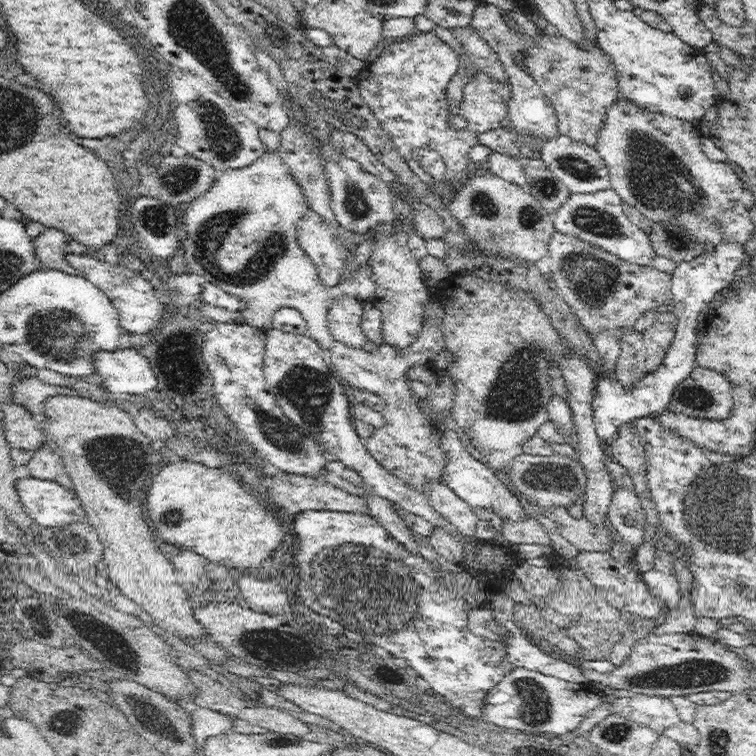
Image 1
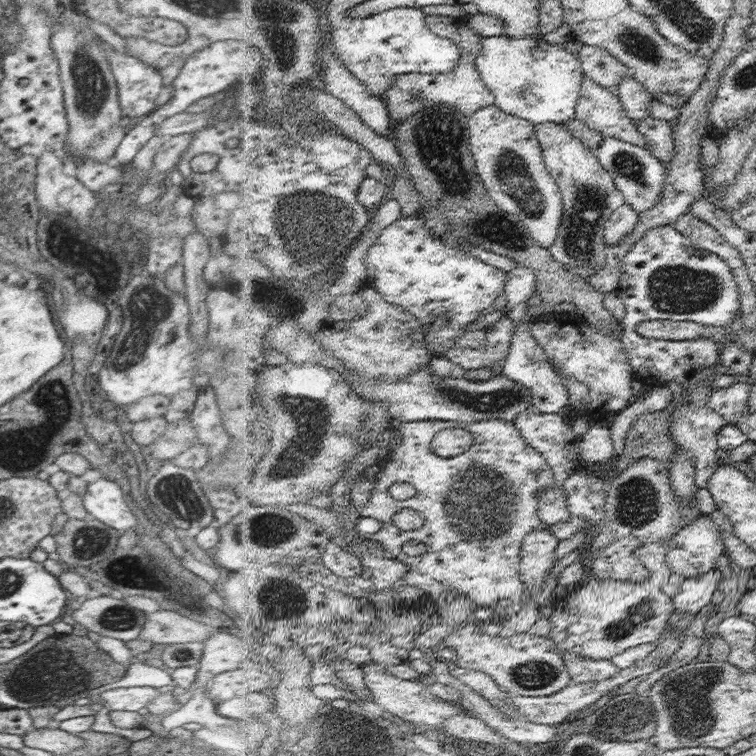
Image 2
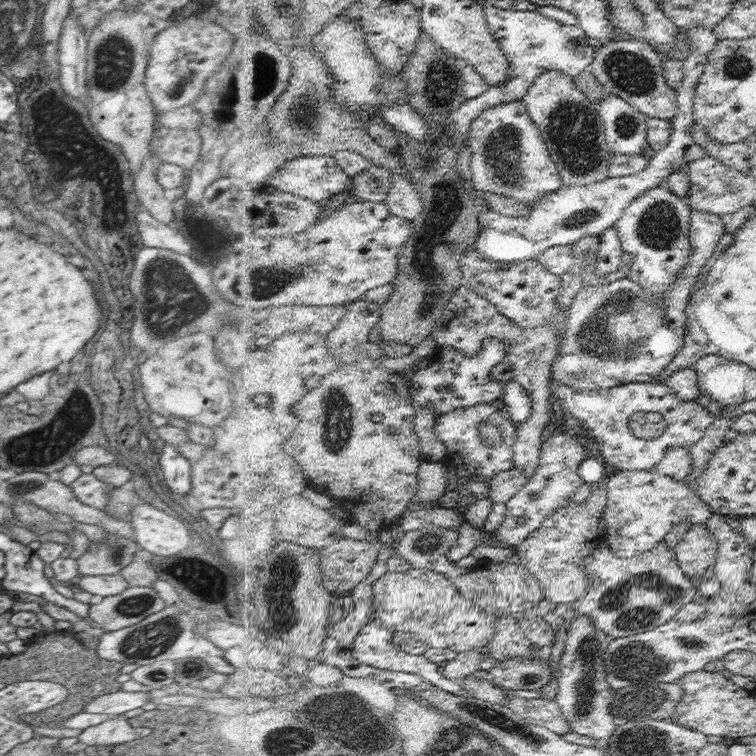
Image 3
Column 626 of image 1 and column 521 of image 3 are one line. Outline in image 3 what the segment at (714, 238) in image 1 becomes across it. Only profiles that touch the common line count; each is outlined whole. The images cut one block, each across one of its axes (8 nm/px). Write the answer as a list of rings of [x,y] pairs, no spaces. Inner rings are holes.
[[[524,99],[489,108],[471,132],[470,146],[474,150],[470,163],[472,181],[479,193],[510,196],[530,207],[564,185],[558,163]]]

